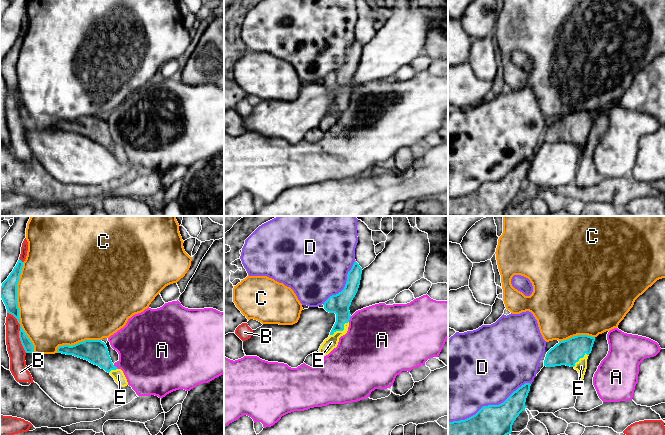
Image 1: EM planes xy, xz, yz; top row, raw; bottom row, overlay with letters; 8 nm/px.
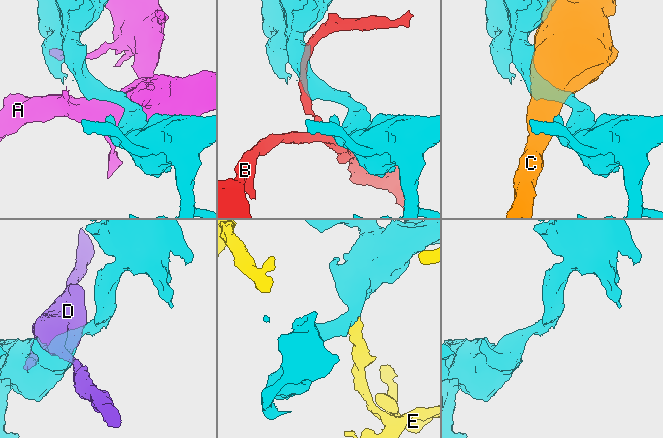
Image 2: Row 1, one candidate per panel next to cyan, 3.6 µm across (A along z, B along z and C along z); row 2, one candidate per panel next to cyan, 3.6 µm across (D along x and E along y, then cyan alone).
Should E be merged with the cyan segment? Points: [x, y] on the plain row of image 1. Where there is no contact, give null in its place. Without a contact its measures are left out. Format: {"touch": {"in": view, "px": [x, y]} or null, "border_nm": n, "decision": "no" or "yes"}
{"touch": {"in": "xz", "px": [341, 106]}, "border_nm": 190, "decision": "yes"}

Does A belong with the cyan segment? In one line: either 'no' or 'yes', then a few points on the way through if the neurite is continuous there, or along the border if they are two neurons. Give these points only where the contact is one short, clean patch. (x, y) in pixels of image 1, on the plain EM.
no

